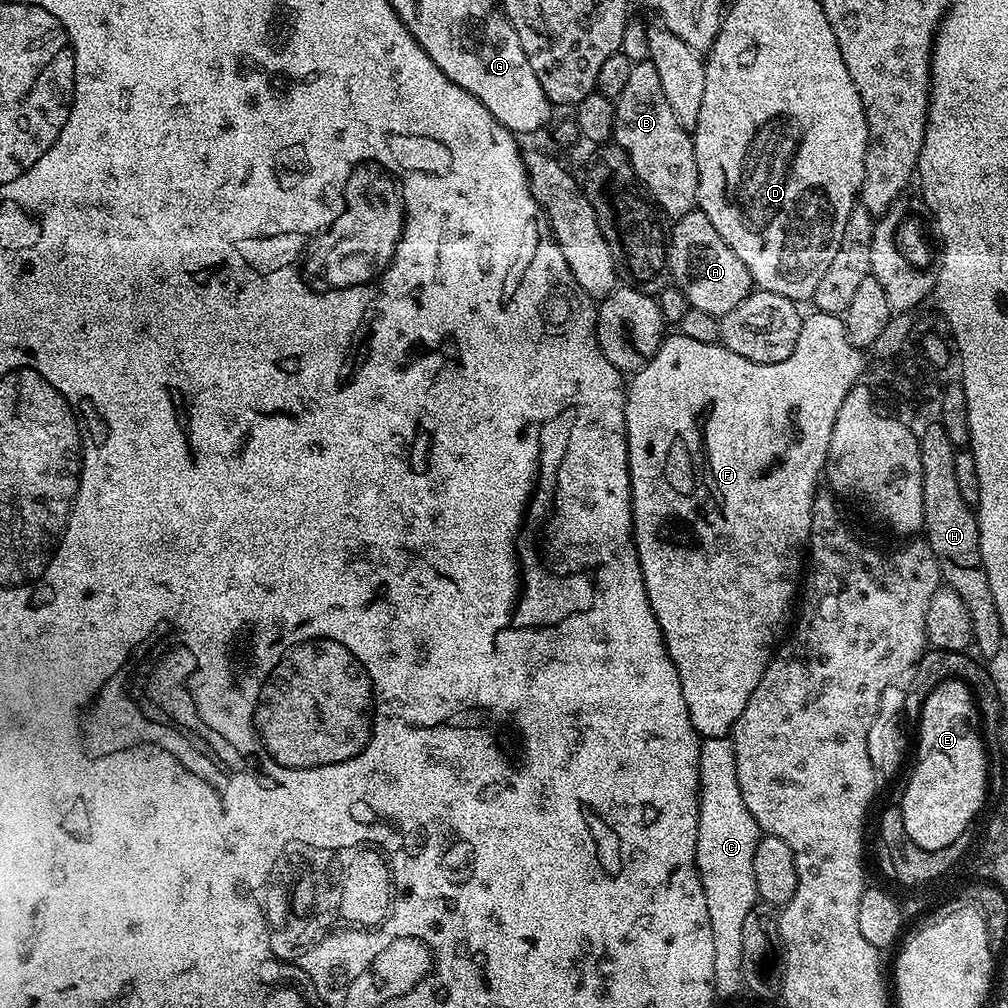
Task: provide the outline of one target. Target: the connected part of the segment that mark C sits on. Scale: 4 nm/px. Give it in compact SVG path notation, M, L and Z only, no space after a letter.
M728 736L718 738L704 738L700 742L698 754L698 774L700 775L700 817L698 818L698 842L696 843L696 868L700 871L702 890L706 894L706 910L710 910L710 930L714 930L714 986L720 984L721 994L736 993L737 986L742 986L743 956L742 956L742 926L746 922L746 914L758 903L756 883L754 882L754 850L758 846L762 835L758 822L746 810L746 802L742 802L742 790L738 790L738 766L736 765L736 751Z

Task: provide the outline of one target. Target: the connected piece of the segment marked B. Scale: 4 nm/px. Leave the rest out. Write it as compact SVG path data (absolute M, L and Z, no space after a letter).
M648 58L633 63L630 75L626 77L626 86L622 86L615 101L614 140L628 156L636 177L644 185L644 191L652 197L657 209L665 217L675 218L693 211L697 207L698 162L692 137L674 118L674 113L666 102L658 70Z

